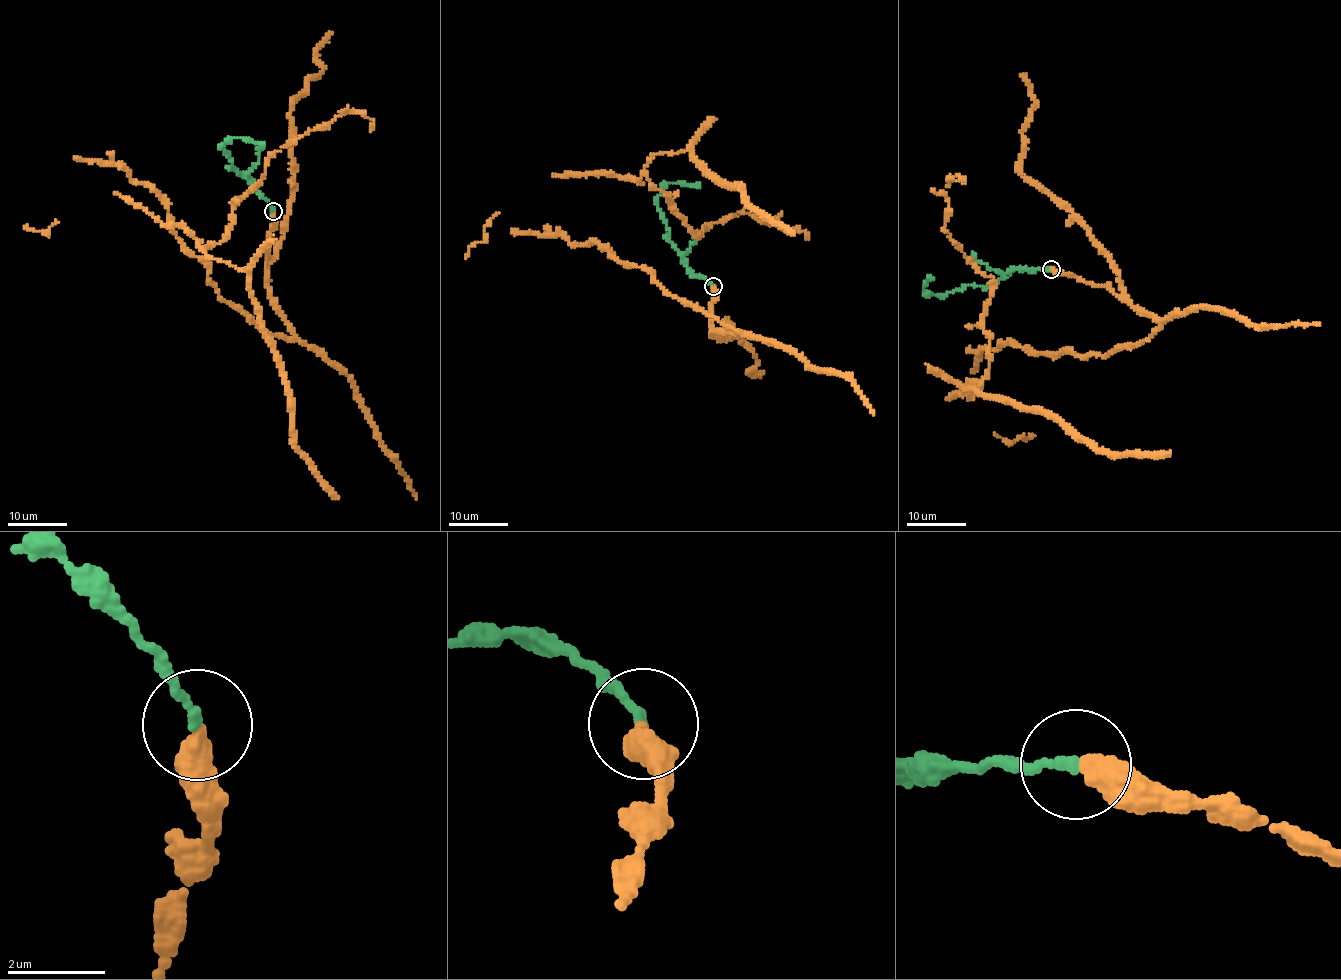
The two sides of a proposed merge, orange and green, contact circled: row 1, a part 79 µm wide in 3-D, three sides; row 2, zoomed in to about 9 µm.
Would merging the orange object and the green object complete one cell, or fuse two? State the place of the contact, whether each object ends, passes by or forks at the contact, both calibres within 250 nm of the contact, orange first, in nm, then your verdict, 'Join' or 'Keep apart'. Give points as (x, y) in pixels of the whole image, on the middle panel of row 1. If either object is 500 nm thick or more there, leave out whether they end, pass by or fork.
Place: (713, 286). At the ring orange ends. At the ring green ends. Thickness 480 nm (orange) against 190 nm. Join

